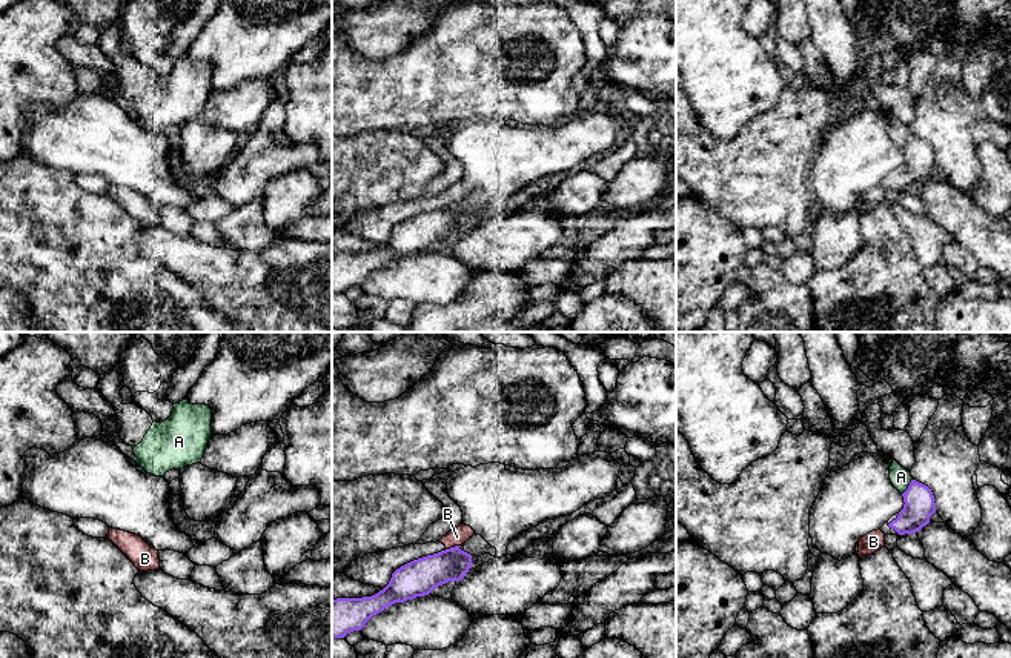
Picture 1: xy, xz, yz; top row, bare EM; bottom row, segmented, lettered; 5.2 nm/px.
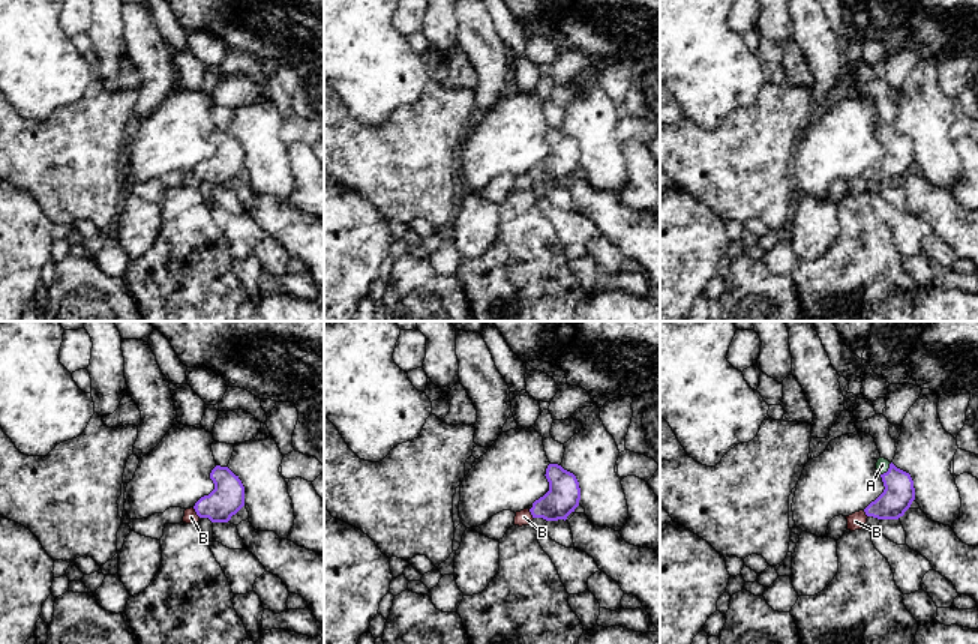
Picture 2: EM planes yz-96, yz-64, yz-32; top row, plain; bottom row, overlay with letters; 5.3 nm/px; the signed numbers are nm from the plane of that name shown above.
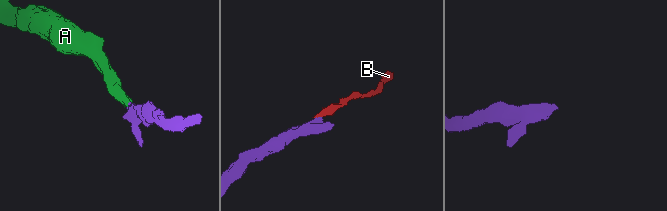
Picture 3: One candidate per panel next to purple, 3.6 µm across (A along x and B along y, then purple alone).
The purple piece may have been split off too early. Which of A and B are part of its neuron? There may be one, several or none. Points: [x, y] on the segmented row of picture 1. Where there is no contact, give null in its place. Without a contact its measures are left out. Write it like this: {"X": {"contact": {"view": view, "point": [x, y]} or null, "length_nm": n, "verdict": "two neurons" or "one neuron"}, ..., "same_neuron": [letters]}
{"A": {"contact": {"view": "yz", "point": [908, 486]}, "length_nm": 100, "verdict": "one neuron"}, "B": {"contact": {"view": "xz", "point": [452, 548]}, "length_nm": 80, "verdict": "two neurons"}, "same_neuron": ["A"]}

